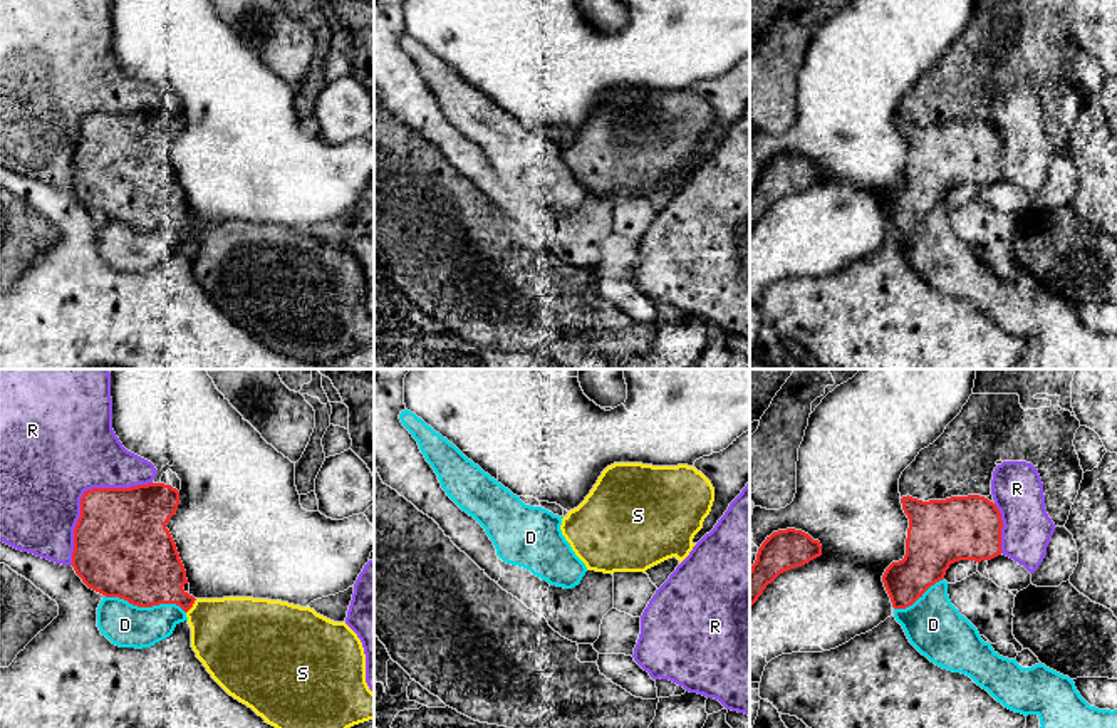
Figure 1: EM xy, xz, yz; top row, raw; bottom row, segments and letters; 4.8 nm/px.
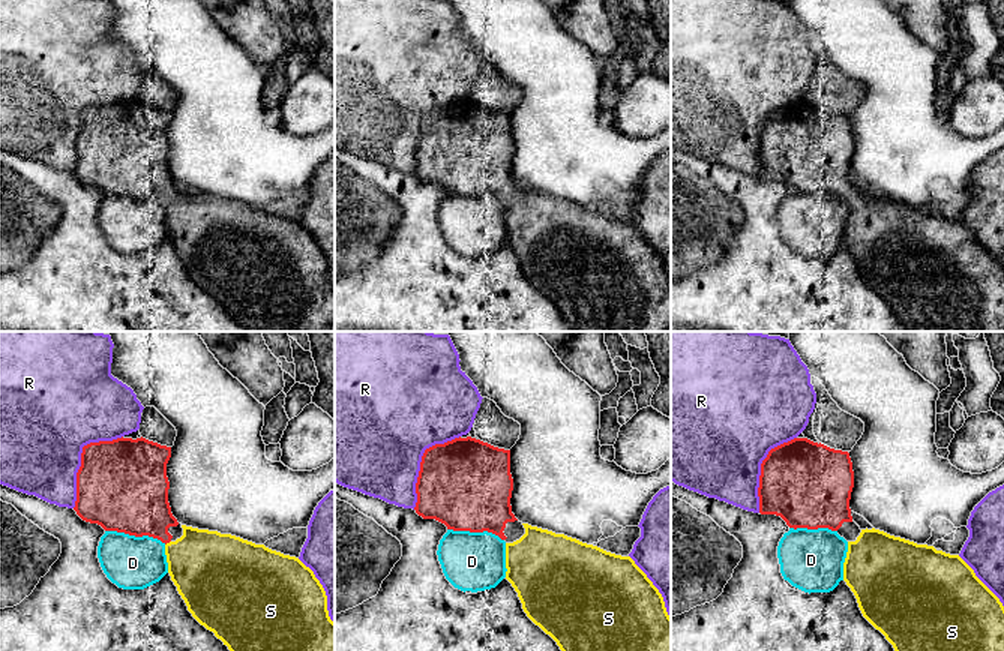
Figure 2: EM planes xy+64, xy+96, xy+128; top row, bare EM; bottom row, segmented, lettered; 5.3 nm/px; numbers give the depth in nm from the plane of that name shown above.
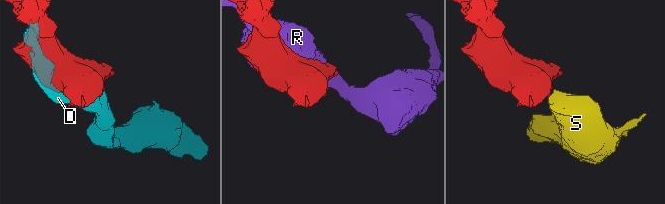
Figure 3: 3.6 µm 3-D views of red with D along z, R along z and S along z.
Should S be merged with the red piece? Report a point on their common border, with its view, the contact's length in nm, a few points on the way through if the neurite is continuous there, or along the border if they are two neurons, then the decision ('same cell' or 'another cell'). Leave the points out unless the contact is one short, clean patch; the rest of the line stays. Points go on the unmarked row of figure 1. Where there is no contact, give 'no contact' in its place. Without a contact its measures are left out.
contact xy (192, 230); length 90 nm; same cell

